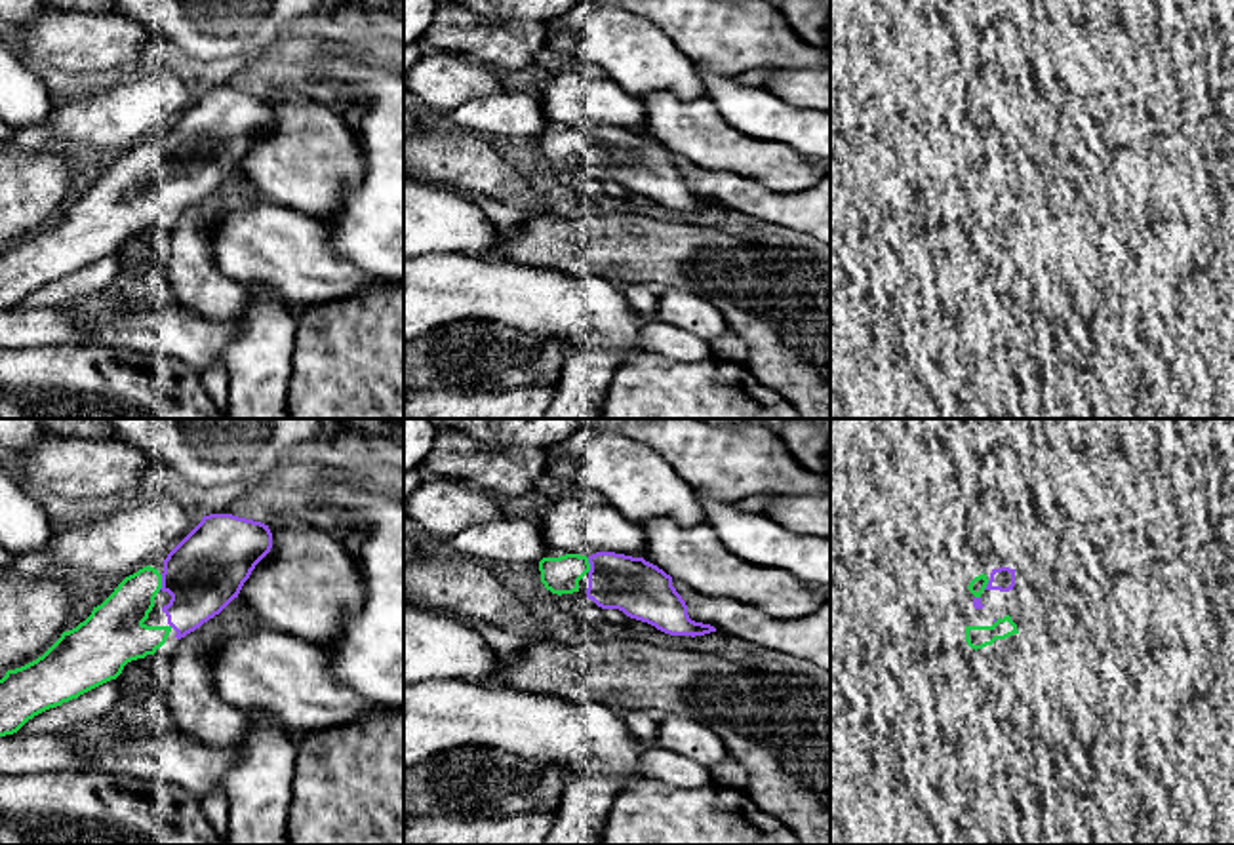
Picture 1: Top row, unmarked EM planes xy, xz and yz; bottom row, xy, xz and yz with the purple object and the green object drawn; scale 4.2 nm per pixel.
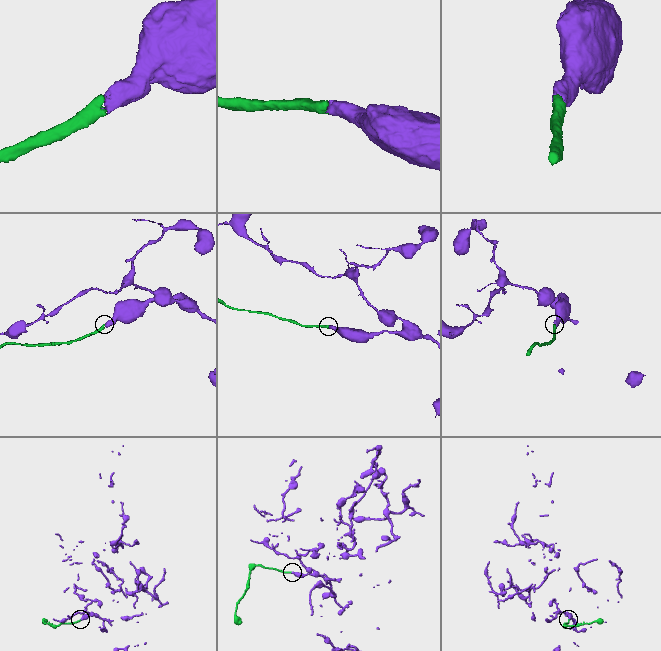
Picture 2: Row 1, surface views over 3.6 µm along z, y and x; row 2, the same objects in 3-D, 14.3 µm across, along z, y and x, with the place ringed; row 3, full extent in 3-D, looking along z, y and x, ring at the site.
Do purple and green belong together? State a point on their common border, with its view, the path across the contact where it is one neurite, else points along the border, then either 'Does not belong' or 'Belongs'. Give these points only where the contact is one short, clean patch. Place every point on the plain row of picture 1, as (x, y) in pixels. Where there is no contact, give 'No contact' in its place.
Touches purple at xy (162, 157). Belongs

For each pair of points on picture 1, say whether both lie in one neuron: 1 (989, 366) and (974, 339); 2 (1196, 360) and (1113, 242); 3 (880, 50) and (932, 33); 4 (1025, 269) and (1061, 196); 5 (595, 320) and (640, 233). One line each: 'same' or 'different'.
1: different
2: different
3: different
4: same
5: different

